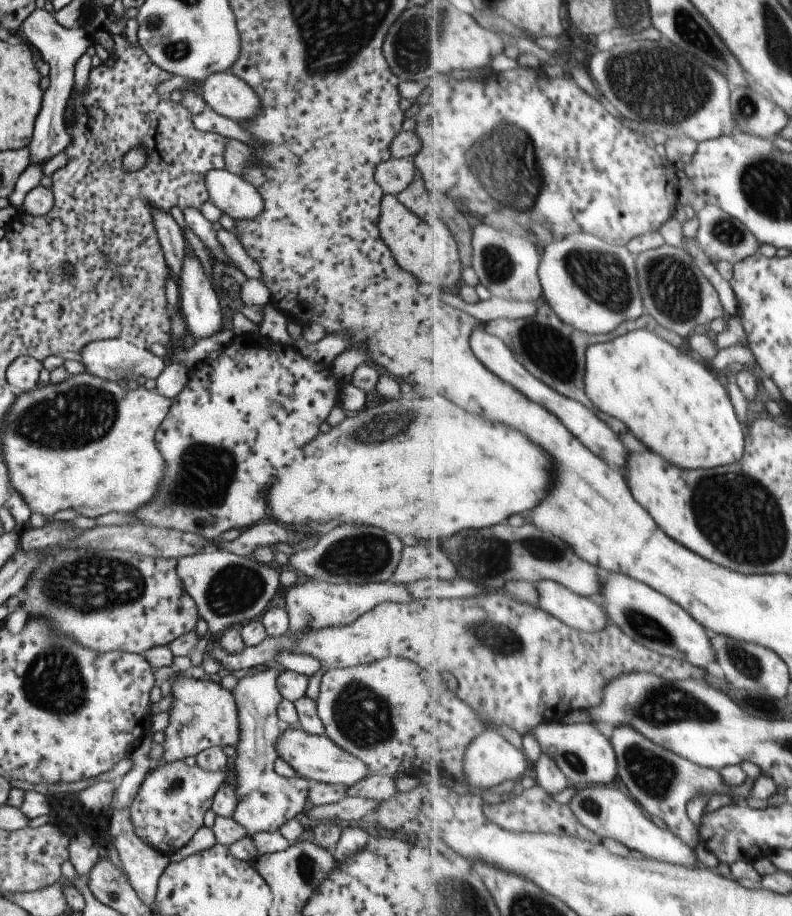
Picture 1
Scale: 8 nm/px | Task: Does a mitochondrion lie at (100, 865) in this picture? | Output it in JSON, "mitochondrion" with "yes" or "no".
{"mitochondrion":"no"}

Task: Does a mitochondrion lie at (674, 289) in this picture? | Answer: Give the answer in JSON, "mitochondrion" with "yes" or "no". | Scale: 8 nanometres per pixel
{"mitochondrion":"yes"}

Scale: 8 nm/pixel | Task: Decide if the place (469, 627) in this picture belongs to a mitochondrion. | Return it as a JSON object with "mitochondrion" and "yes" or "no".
{"mitochondrion":"yes"}

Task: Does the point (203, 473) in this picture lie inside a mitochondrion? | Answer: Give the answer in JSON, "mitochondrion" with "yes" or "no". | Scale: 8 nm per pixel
{"mitochondrion":"yes"}

